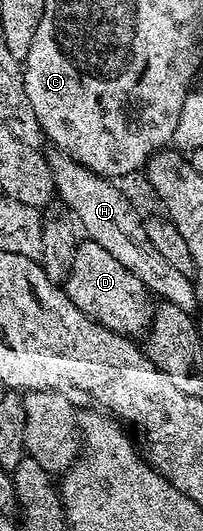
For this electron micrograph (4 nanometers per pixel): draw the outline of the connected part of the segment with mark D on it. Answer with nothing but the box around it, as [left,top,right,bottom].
[62,241,154,337]

